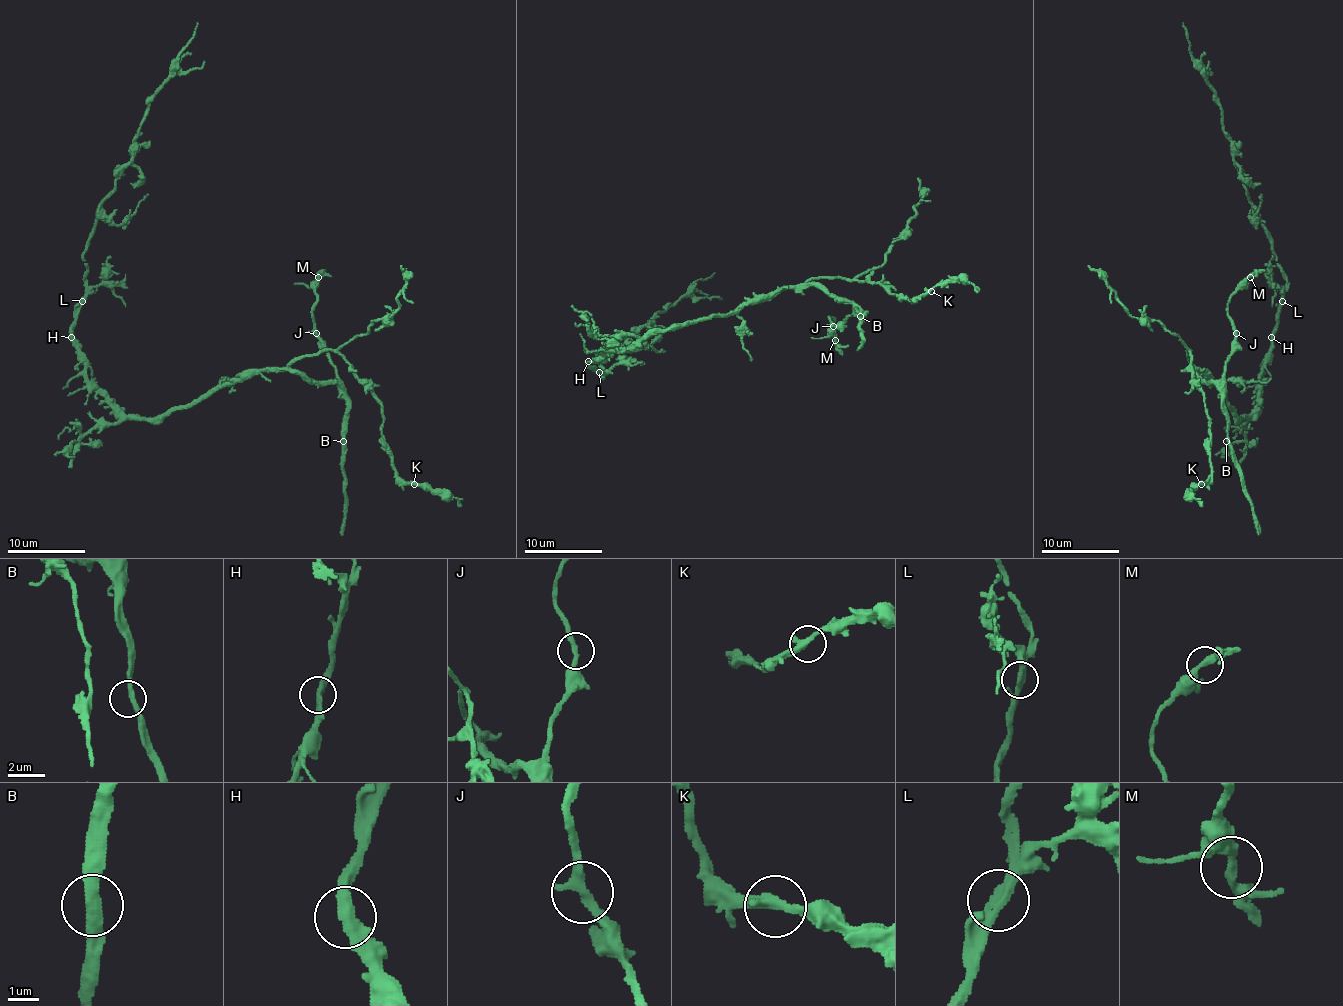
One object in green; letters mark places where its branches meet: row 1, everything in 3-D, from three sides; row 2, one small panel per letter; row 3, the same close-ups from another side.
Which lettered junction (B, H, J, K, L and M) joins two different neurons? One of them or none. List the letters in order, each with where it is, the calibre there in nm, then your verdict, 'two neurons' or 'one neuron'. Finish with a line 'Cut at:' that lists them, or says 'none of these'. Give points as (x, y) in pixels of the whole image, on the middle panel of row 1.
B: place (860, 316); calibre 360 nm; one neuron
H: place (588, 361); calibre 340 nm; one neuron
J: place (833, 326); calibre 320 nm; one neuron
K: place (931, 291); calibre 340 nm; one neuron
L: place (599, 372); calibre 320 nm; one neuron
M: place (835, 340); calibre 340 nm; one neuron
Cut at: none of these

